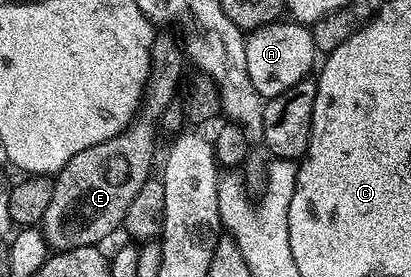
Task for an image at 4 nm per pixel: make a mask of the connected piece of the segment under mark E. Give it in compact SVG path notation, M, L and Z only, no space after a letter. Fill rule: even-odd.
M171 30L156 31L151 43L151 73L147 79L147 89L143 94L143 103L134 120L123 132L116 132L113 138L105 142L97 142L97 146L89 146L89 150L81 150L69 158L69 162L54 177L55 189L52 201L41 221L41 231L47 239L48 249L55 252L68 252L81 246L99 246L106 236L120 231L125 210L129 210L129 202L137 195L137 190L152 179L151 167L155 164L155 120L159 120L167 112L167 107L175 100L175 91L179 88L179 79L183 76L185 65L185 48L180 37Z

